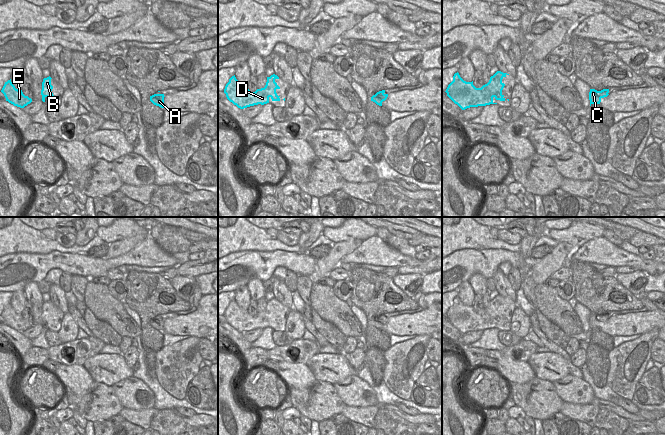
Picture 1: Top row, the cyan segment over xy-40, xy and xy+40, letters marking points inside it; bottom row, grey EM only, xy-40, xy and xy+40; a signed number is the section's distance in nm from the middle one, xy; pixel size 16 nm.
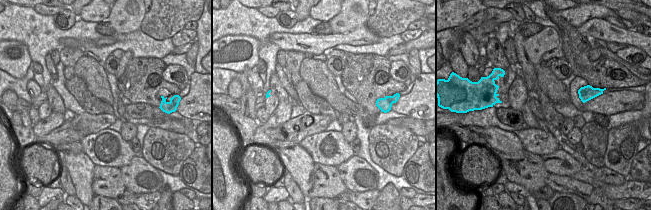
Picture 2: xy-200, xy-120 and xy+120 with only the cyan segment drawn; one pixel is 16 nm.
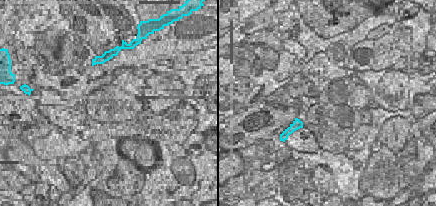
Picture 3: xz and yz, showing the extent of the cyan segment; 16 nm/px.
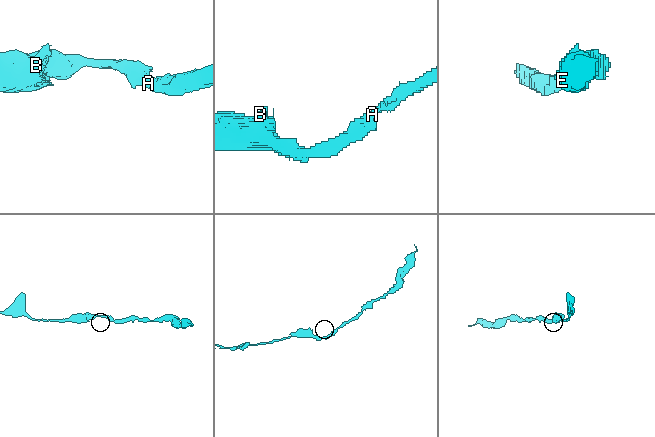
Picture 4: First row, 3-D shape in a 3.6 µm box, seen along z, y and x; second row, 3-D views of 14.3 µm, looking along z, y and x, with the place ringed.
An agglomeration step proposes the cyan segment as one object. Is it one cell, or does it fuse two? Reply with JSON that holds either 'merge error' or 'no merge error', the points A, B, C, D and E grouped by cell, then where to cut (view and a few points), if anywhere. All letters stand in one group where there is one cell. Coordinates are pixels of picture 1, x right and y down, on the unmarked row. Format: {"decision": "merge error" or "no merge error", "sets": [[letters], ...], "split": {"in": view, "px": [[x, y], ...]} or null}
{"decision": "no merge error", "sets": [["A", "B", "C", "D", "E"]], "split": null}

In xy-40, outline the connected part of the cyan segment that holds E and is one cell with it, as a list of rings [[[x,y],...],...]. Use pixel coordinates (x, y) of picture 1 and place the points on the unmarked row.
[[[11,303],[5,306],[1,316],[4,318],[6,325],[20,332],[24,332],[32,326],[32,323],[25,320],[22,314],[15,312]]]

